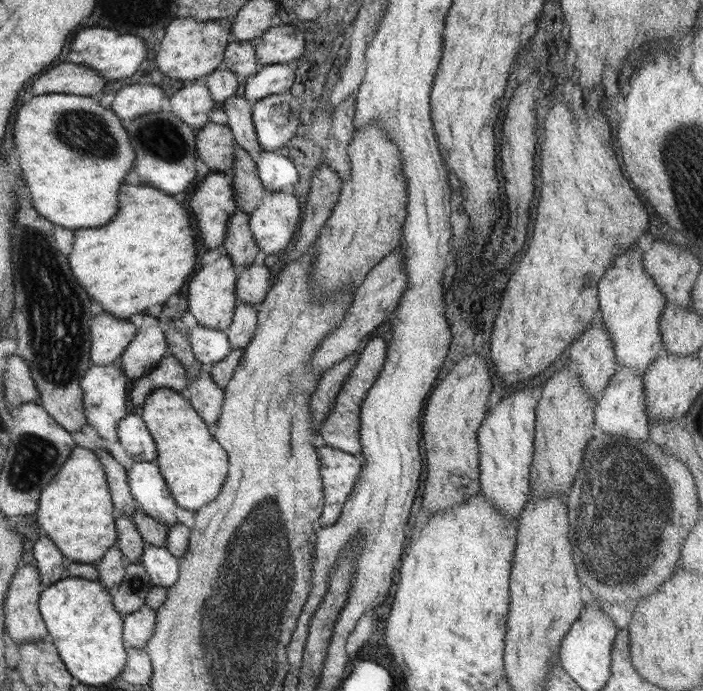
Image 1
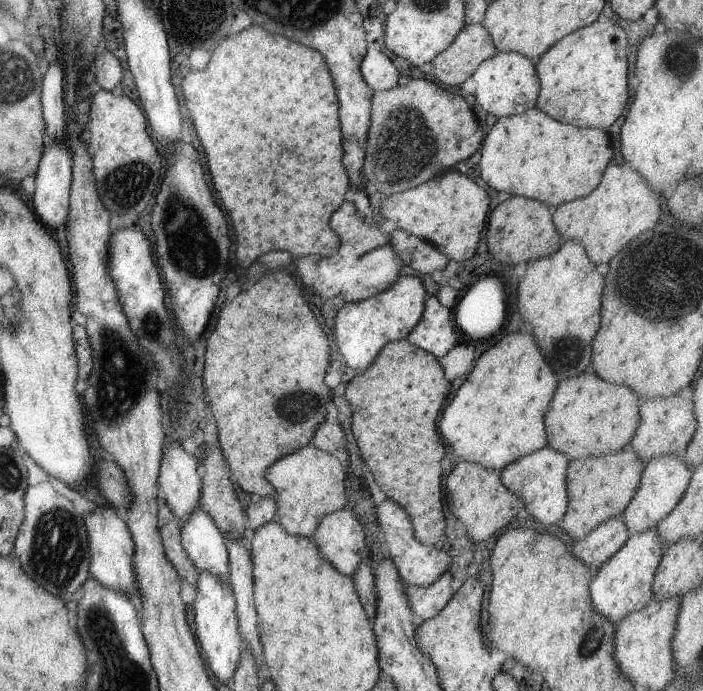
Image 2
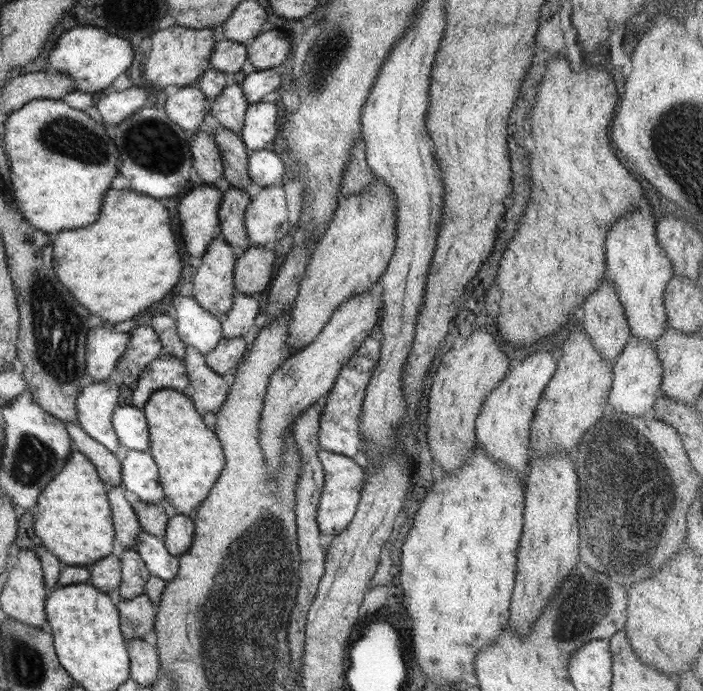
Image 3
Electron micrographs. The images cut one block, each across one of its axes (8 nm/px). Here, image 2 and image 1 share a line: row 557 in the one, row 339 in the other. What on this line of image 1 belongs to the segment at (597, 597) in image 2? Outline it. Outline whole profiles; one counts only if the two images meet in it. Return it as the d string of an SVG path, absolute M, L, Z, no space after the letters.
M636 246L631 251L616 255L612 268L606 270L598 281L598 318L608 329L614 343L614 353L619 366L632 367L638 375L644 374L648 365L663 353L659 321L667 300L658 289L656 281L646 273L642 263L643 251Z

